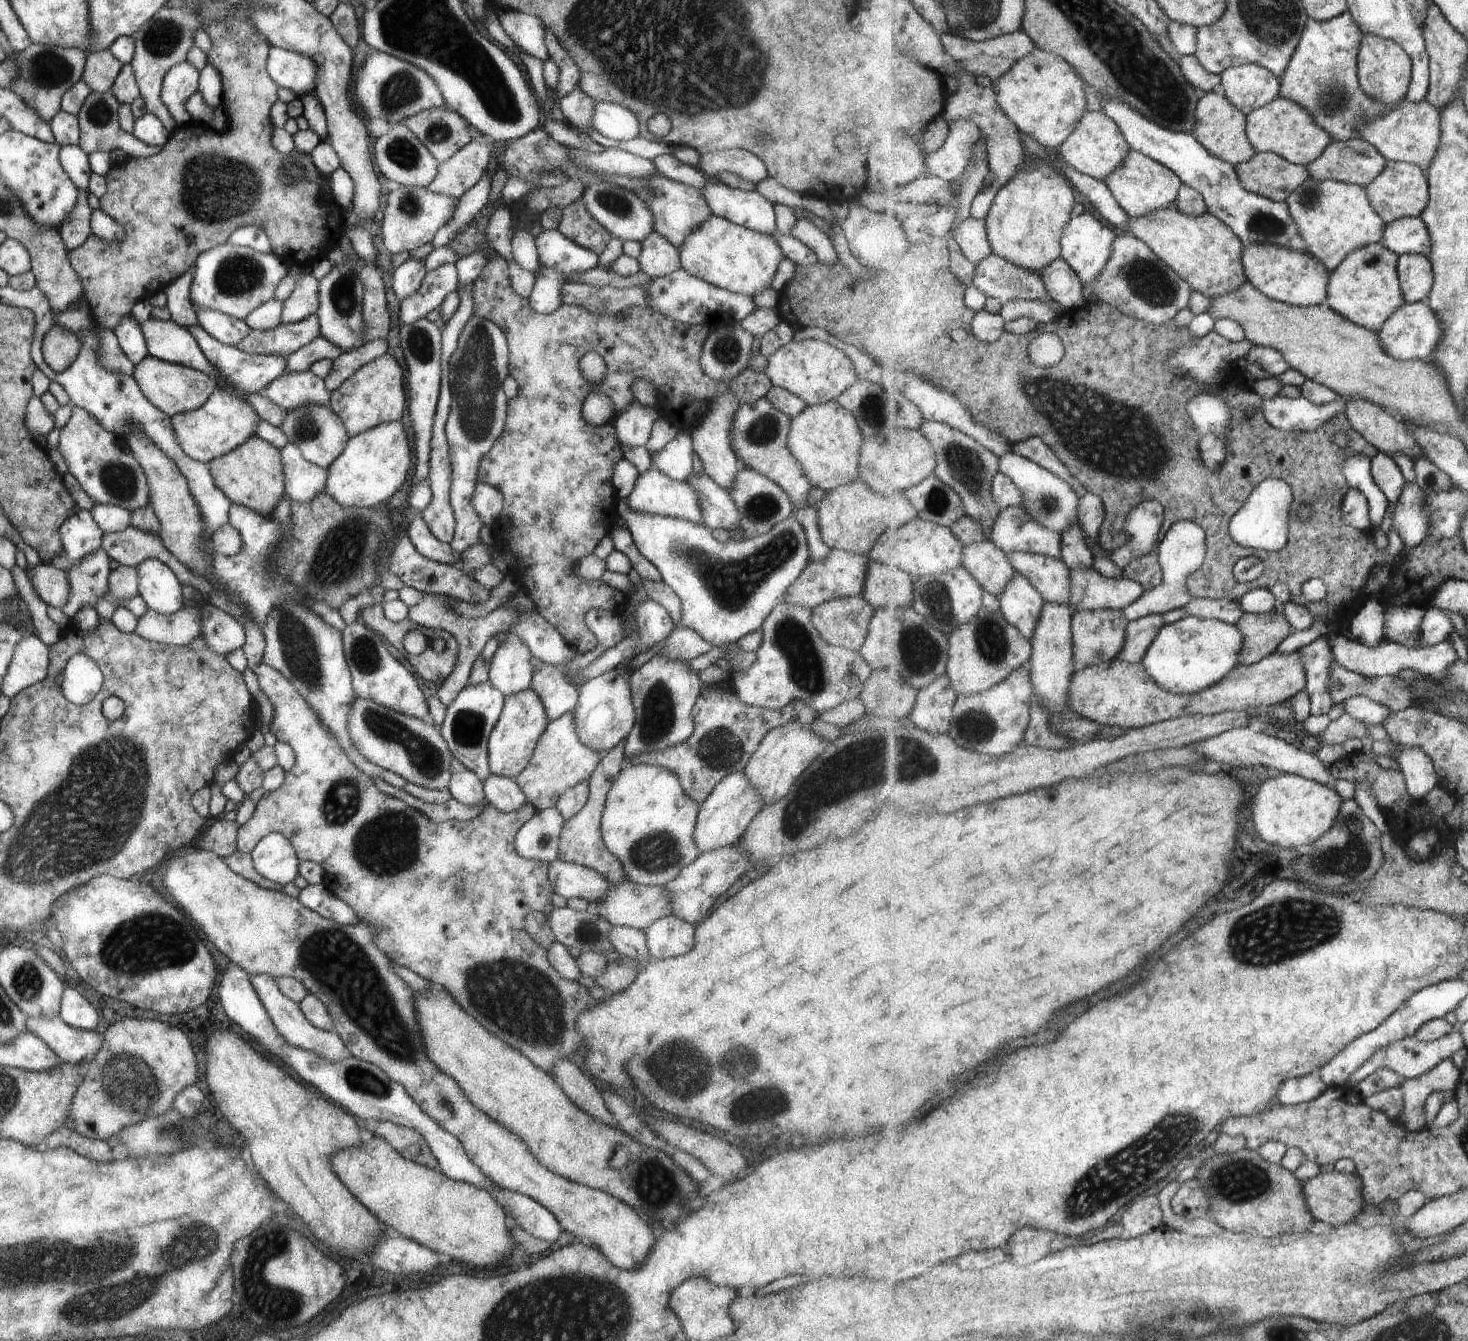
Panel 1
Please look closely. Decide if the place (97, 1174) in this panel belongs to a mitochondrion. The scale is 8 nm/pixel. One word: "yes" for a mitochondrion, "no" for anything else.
no

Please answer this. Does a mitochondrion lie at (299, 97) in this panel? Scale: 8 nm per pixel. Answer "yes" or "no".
no

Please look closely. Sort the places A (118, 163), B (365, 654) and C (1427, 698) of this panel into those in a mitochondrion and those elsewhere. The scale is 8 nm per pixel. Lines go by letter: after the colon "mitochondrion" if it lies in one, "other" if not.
A: other
B: mitochondrion
C: mitochondrion

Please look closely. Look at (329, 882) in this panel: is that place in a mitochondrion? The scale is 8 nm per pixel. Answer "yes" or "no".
no

